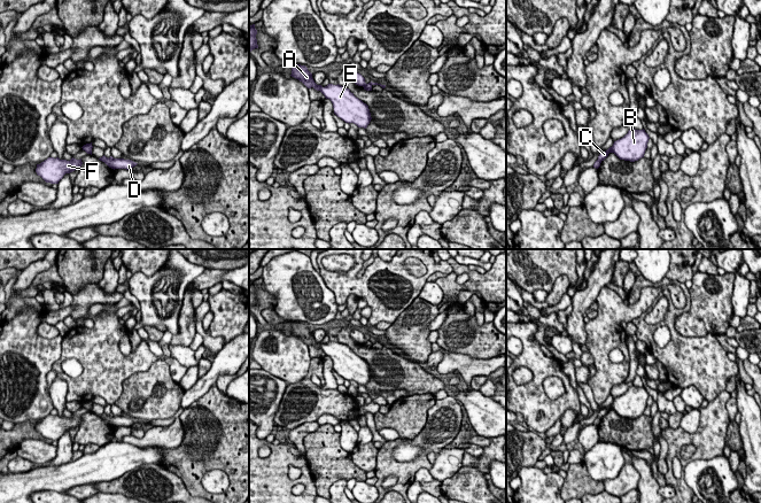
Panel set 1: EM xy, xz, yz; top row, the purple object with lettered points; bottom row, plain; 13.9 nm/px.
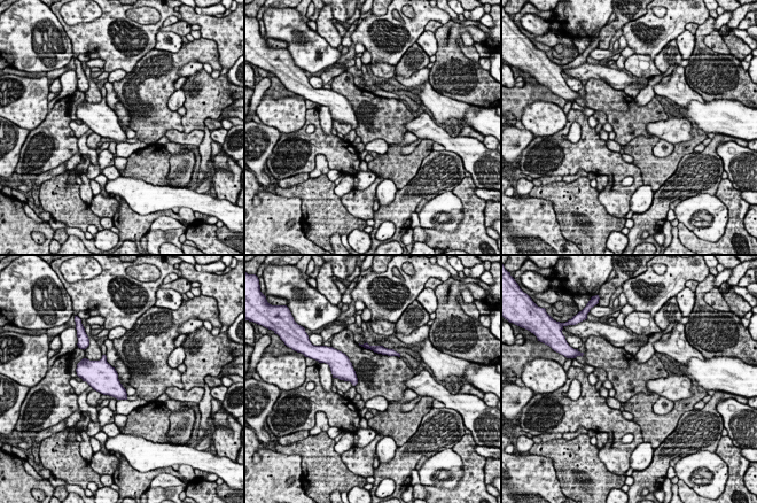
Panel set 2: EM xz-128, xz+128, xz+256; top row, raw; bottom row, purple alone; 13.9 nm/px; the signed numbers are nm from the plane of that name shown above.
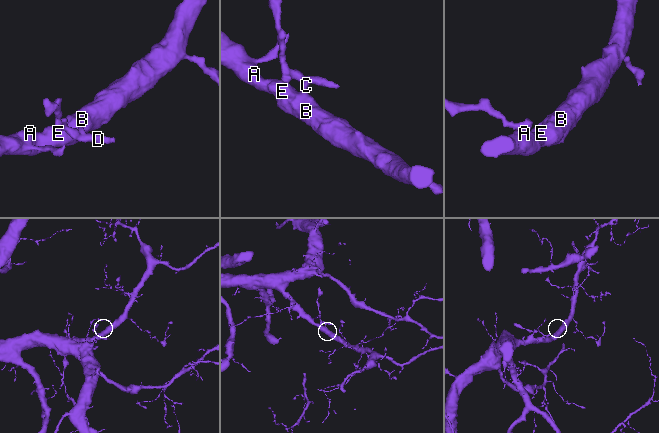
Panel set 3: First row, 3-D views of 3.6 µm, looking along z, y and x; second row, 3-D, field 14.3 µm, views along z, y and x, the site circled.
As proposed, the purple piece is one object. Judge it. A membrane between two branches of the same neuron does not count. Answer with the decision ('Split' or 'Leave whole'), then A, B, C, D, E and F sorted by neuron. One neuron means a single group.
Split. Groups: A B C E F / D

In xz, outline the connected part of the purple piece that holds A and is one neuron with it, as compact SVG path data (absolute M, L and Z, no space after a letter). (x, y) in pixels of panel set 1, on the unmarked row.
M289 322L292 325L292 334L302 339L308 346L313 345L320 348L326 356L333 361L334 371L345 380L354 380L358 385L366 386L372 374L368 363L356 355L349 346L341 342L328 341L323 345L317 342L312 335L312 331L305 323Z

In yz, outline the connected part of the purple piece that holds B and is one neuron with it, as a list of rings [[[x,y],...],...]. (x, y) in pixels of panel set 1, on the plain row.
[[[631,386],[623,395],[614,398],[613,403],[606,409],[600,410],[598,417],[601,419],[609,410],[614,410],[620,417],[630,419],[638,418],[644,415],[649,396],[650,394],[644,386]]]

